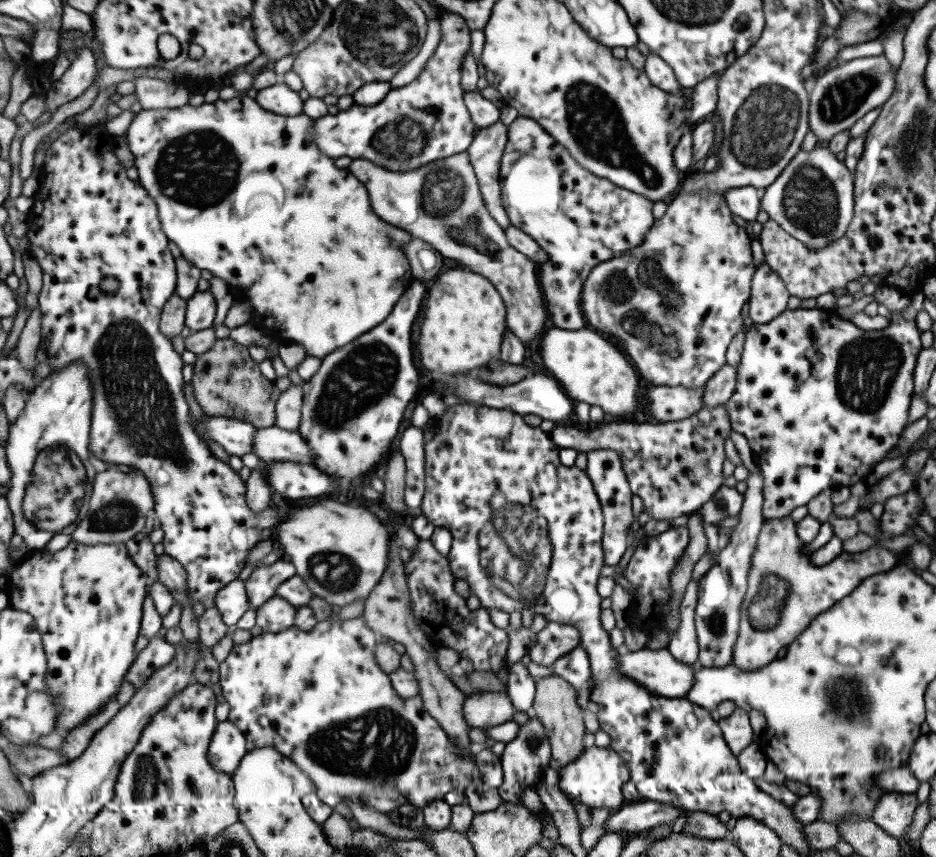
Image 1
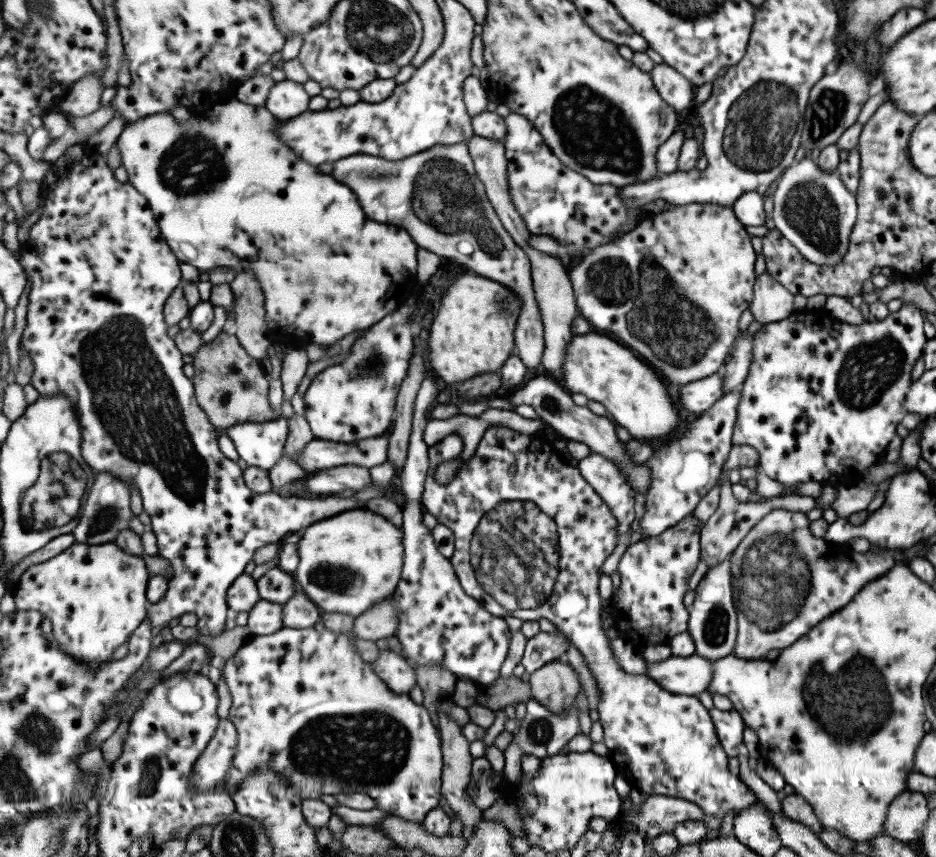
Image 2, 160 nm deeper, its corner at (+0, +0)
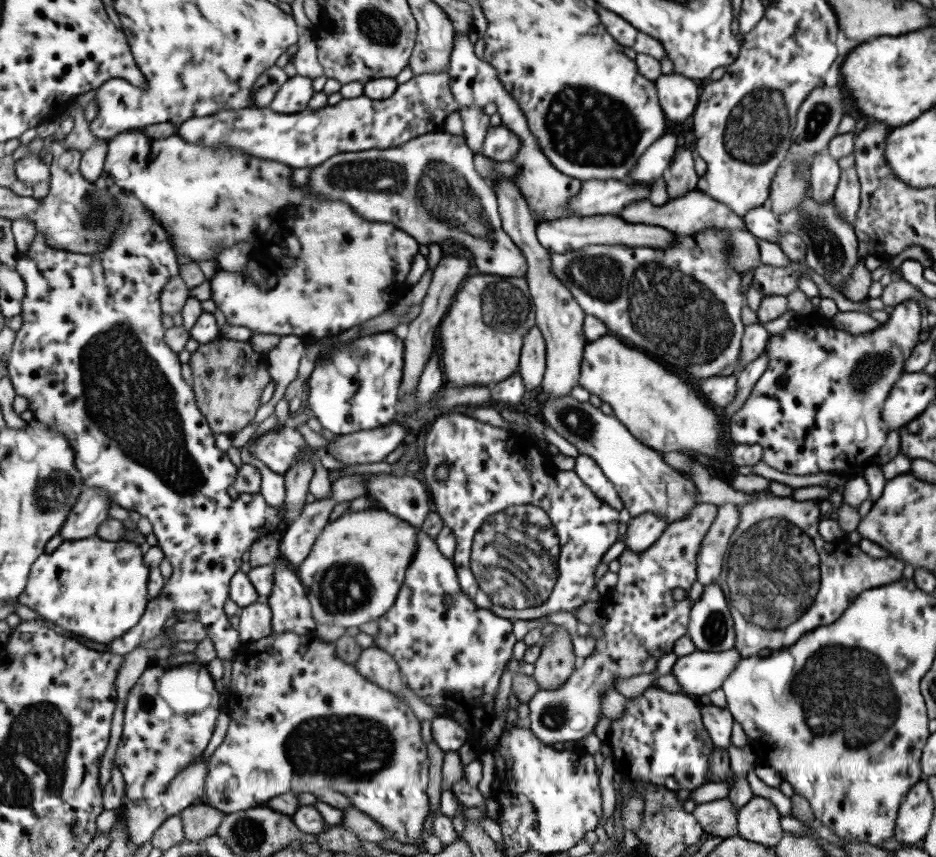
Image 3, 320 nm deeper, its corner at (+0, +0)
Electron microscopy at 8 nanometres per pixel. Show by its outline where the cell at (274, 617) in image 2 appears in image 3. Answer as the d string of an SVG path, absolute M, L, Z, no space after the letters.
M266 600L242 608L238 631L243 642L256 641L273 634L273 609Z

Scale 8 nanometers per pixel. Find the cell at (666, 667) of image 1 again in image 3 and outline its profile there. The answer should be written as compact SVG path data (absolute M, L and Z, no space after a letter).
M734 648L721 652L695 650L677 657L669 673L675 677L684 692L699 697L720 688L740 658Z

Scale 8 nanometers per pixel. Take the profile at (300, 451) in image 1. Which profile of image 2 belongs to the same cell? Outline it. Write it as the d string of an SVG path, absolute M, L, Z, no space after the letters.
M387 436L345 444L316 438L304 446L298 457L307 471L347 464L369 469L386 461L387 445Z

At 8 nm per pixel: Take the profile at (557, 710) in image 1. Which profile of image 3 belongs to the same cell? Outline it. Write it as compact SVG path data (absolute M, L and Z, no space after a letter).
M557 627L549 636L542 637L539 656L533 663L533 680L541 690L555 690L573 672L578 659L572 651L572 636Z

